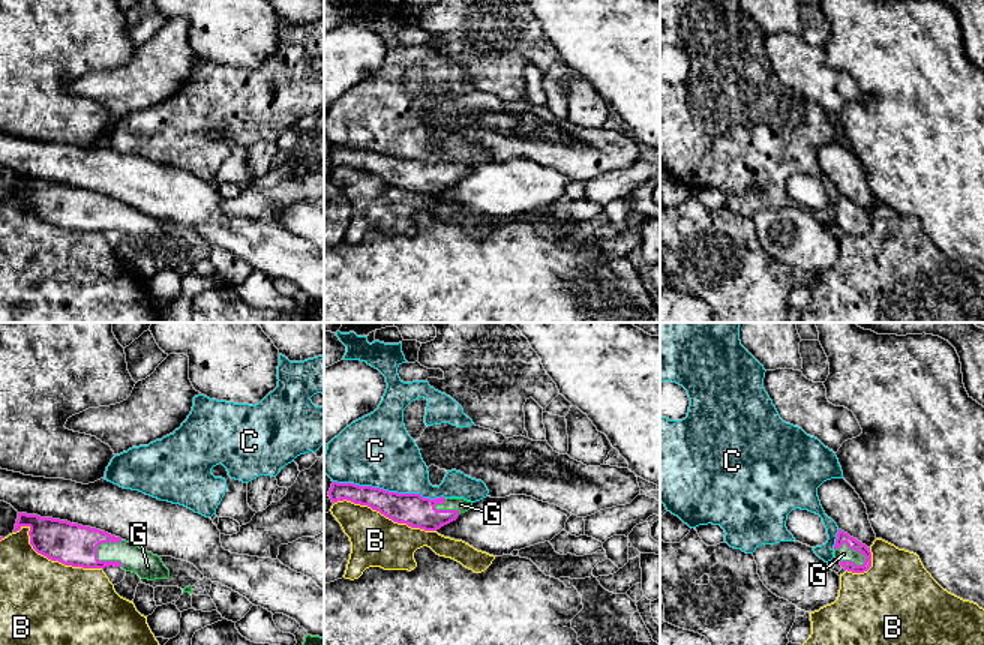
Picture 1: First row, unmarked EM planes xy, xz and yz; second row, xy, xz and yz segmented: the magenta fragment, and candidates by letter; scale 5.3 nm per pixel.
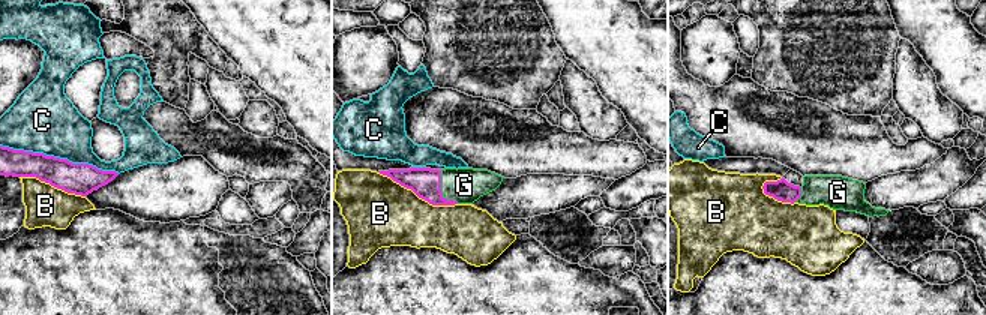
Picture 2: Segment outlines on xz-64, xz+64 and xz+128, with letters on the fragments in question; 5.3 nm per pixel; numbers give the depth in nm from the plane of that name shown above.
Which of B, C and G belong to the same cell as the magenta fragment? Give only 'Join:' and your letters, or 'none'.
Join: G

